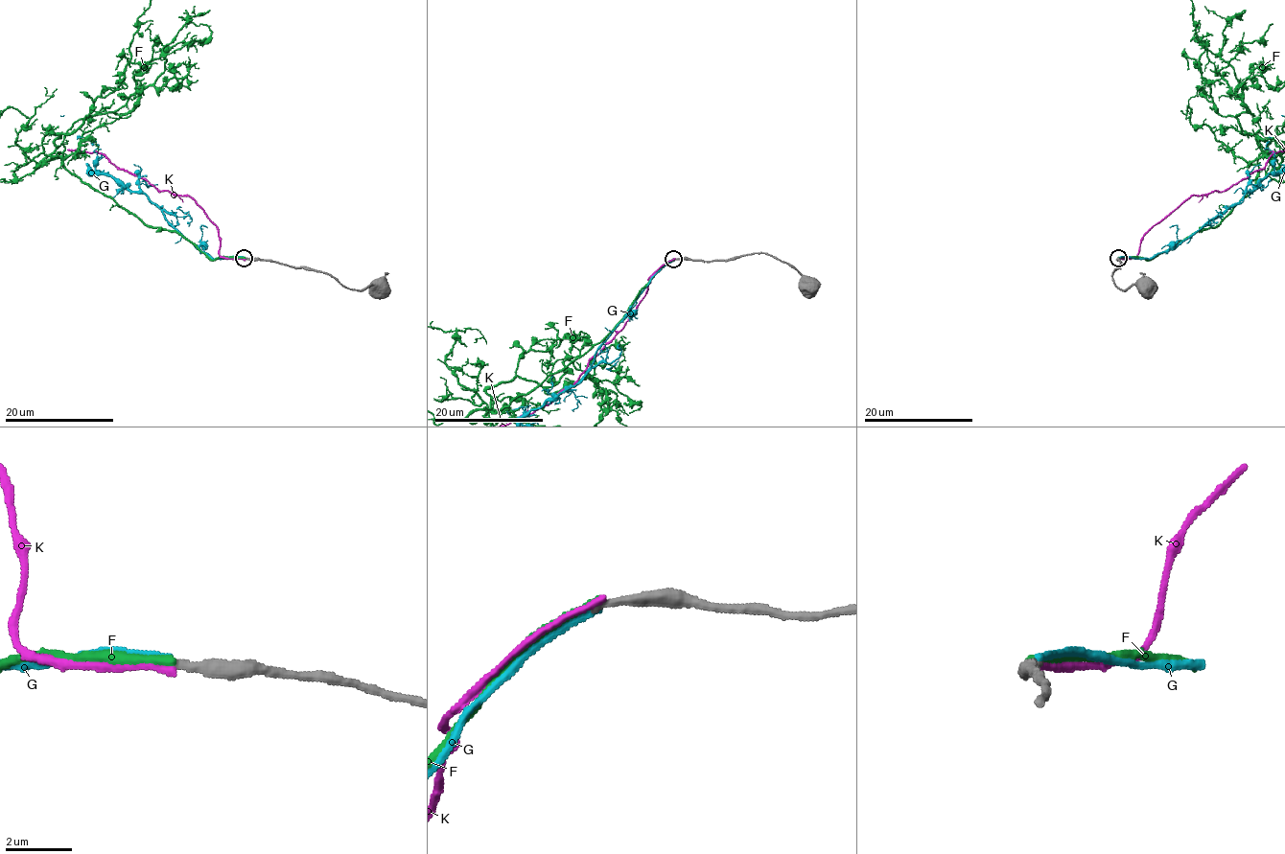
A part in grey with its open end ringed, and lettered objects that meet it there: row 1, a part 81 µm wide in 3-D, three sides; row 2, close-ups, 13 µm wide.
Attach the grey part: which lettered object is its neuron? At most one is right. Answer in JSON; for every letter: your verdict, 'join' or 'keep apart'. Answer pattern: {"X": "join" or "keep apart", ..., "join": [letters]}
{"F": "join", "G": "keep apart", "K": "keep apart", "join": ["F"]}

